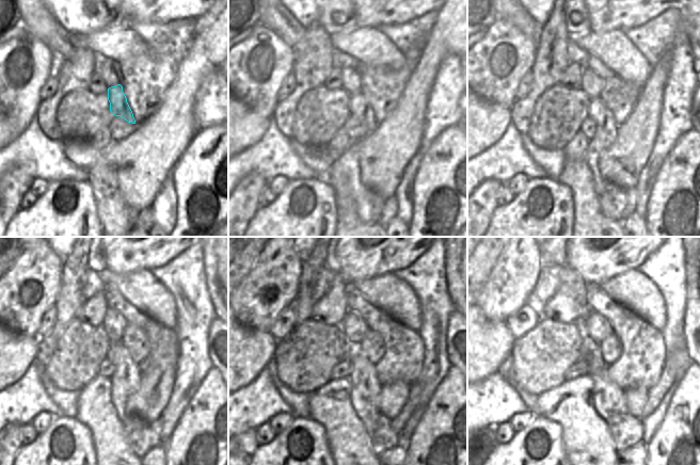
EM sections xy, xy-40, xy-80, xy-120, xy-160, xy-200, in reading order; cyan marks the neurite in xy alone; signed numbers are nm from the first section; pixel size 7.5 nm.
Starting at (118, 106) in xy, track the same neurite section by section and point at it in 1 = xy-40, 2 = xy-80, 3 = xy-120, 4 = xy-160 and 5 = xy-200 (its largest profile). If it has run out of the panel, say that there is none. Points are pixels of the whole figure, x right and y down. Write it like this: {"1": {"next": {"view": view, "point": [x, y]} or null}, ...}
{"1": {"next": {"view": "xy-40", "point": [359, 108]}}, "2": {"next": {"view": "xy-80", "point": [606, 131]}}, "3": {"next": {"view": "xy-120", "point": [125, 381]}}, "4": {"next": {"view": "xy-160", "point": [365, 387]}}, "5": {"next": {"view": "xy-200", "point": [608, 400]}}}

